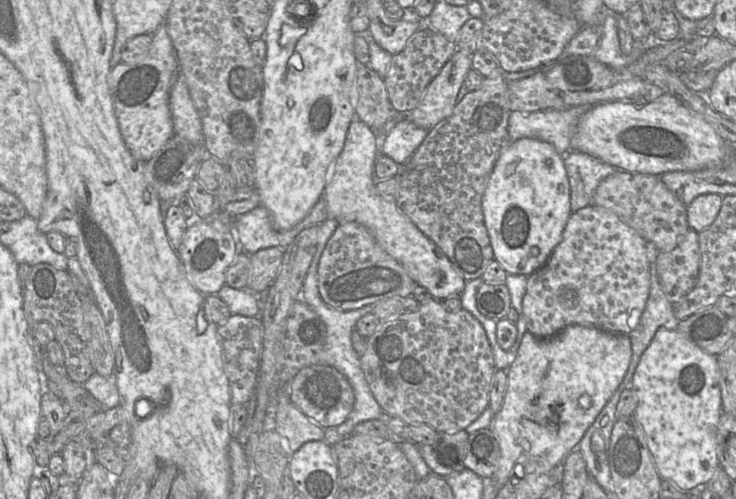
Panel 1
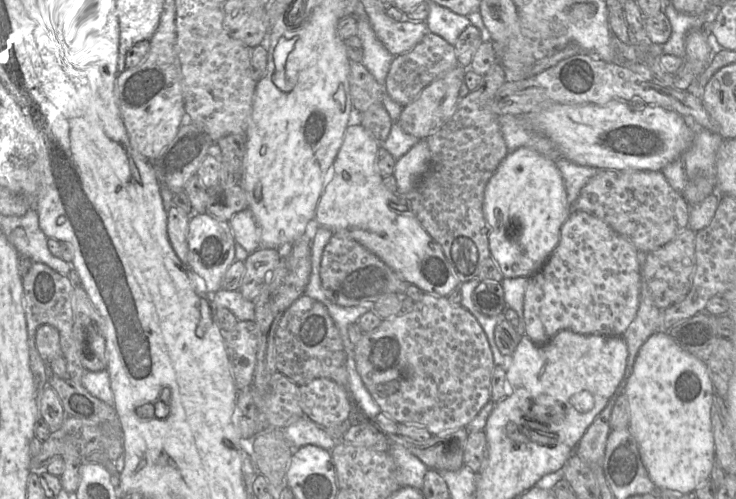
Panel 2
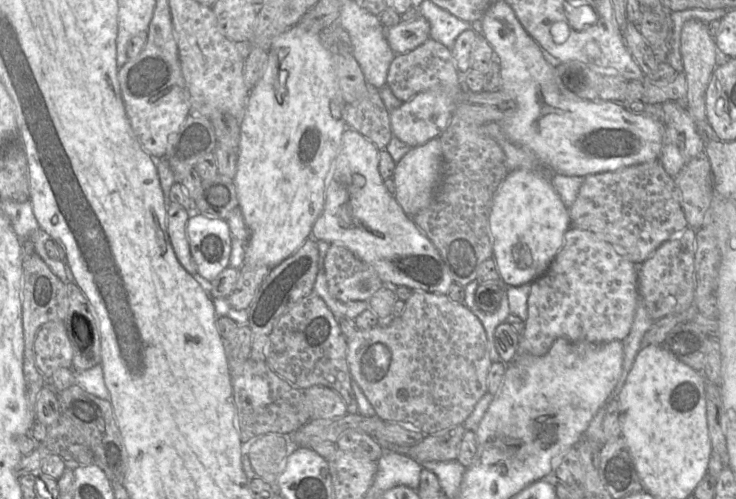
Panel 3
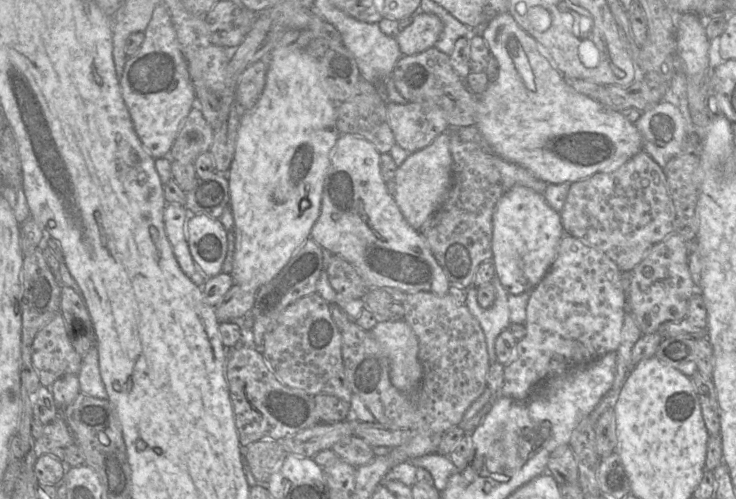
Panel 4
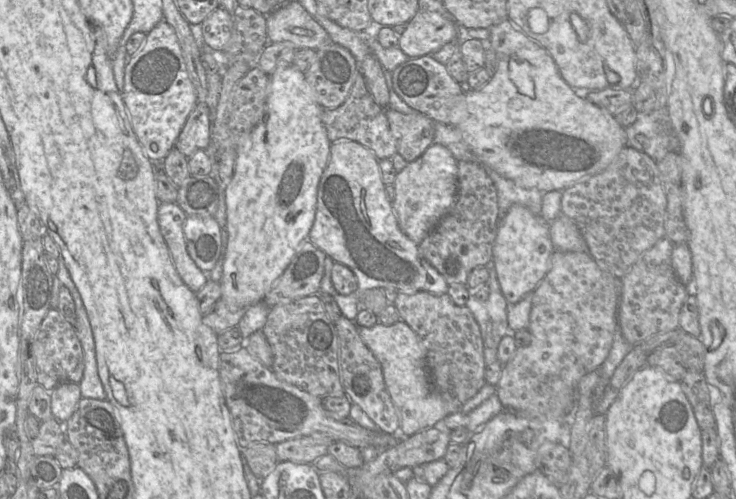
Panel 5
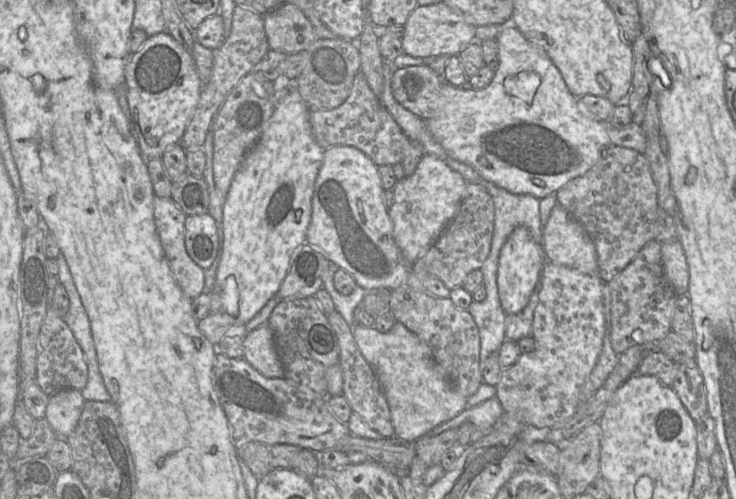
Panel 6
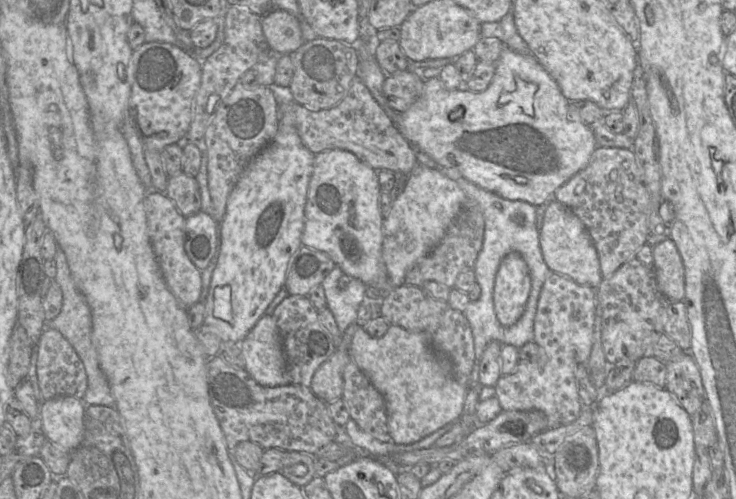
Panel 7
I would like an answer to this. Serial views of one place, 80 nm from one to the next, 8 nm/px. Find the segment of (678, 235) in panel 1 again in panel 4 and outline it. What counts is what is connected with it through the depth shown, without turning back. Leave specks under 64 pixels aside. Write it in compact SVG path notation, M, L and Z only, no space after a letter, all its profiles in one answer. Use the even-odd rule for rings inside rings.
M644 150L611 172L599 172L571 183L560 213L564 235L571 235L603 252L622 273L630 273L647 251L675 232L675 209L667 188L663 168Z

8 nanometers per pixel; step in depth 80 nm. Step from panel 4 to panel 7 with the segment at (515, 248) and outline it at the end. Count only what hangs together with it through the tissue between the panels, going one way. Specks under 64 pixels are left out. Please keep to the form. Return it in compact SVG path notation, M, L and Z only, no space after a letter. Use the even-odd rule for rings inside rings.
M518 252L506 255L496 273L494 308L503 327L514 325L523 315L531 290L528 266Z

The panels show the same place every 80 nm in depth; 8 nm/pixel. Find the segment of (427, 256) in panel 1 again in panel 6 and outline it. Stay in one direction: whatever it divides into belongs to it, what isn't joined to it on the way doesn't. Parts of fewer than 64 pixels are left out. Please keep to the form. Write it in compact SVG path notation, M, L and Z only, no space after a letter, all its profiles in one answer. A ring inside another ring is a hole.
M335 145L324 150L314 183L306 242L348 271L365 291L408 285L435 297L450 296L451 290L436 276L412 272L412 265L406 262L393 237L378 166L356 147Z

